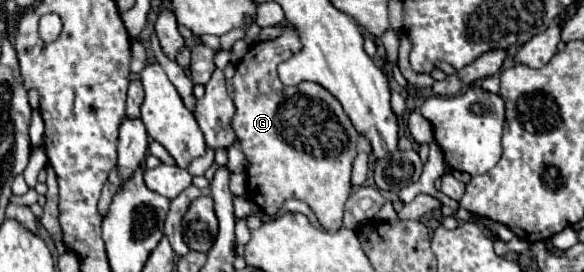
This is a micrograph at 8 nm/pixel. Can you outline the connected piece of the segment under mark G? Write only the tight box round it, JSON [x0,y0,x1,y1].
[227,25,359,231]

